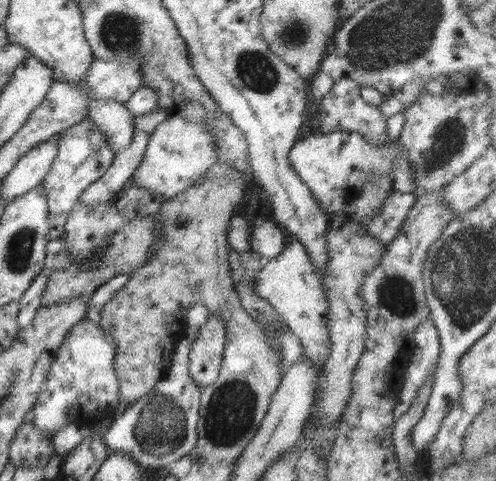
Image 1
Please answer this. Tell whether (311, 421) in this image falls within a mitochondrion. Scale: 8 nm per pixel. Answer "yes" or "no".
no

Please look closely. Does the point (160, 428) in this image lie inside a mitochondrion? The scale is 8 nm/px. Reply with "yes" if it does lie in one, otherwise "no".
yes

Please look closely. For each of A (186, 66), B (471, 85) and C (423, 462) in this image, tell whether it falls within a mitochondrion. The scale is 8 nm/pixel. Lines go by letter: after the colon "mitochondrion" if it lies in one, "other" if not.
A: other
B: other
C: other

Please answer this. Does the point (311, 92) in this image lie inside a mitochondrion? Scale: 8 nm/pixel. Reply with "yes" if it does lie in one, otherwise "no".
no

